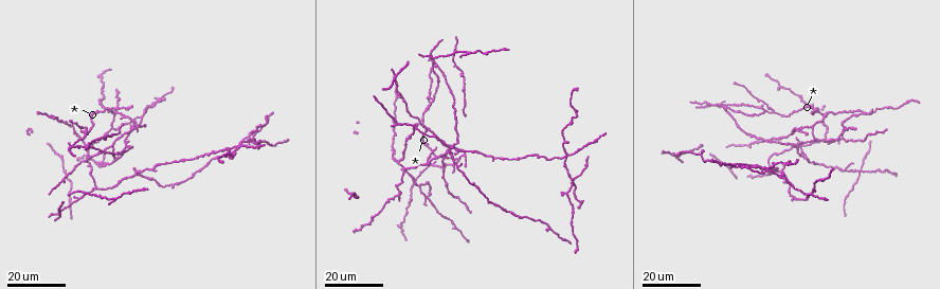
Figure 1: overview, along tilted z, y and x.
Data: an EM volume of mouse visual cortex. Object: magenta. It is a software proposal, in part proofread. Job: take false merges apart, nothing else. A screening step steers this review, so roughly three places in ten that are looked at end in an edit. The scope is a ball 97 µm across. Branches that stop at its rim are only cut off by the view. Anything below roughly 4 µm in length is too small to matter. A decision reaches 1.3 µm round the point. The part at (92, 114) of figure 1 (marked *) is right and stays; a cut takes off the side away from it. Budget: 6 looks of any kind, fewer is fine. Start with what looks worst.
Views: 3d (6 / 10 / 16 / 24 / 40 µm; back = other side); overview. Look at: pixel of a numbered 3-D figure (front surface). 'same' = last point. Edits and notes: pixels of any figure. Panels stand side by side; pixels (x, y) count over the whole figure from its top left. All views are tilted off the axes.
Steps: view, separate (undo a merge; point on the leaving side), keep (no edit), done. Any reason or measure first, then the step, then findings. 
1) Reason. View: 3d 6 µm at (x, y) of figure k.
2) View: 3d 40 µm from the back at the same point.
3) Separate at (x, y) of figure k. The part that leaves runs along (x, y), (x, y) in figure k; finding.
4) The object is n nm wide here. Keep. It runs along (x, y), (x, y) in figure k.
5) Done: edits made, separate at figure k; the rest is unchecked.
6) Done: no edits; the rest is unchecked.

Calibre changes. View: 3d 24 µm at (86, 128) of figure 1.

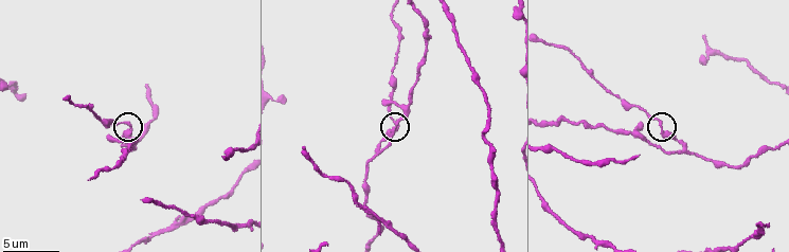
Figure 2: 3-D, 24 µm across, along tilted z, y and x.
View: 3d 10 µm at (132, 127) of figure 2.

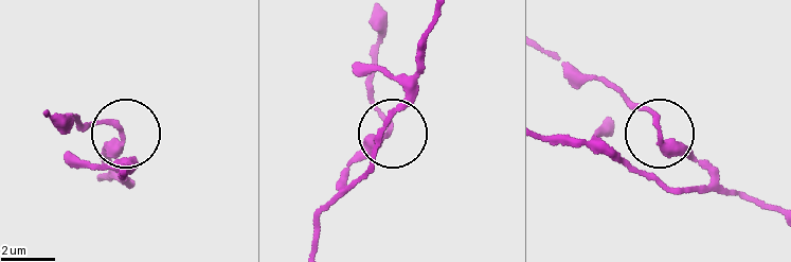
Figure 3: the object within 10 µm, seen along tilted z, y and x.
Keep. It runs along (775, 207), (734, 191), (669, 145), (648, 112), (629, 102) in figure 3; all the same cell.

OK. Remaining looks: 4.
View: 3d 24 µm at (64, 163) of figure 1.

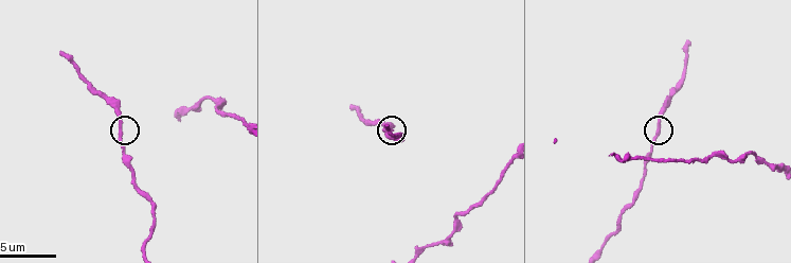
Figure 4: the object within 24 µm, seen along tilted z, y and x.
View: 3d 6 µm at (119, 125) of figure 4.

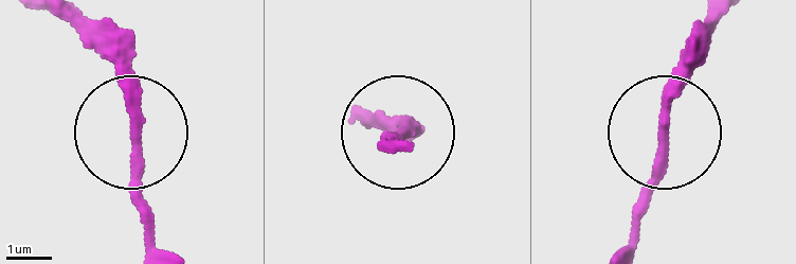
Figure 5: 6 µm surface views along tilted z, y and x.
The object is 220 nm wide here. Keep. One cell here.

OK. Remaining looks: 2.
A fork. View: 3d 24 µm at (450, 150) of figure 1.

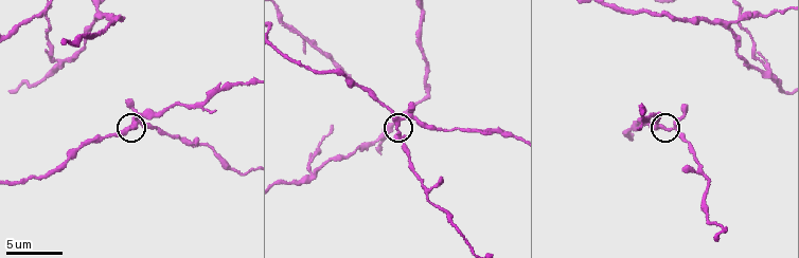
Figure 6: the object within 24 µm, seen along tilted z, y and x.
View: 3d 6 µm at (127, 127) of figure 6.

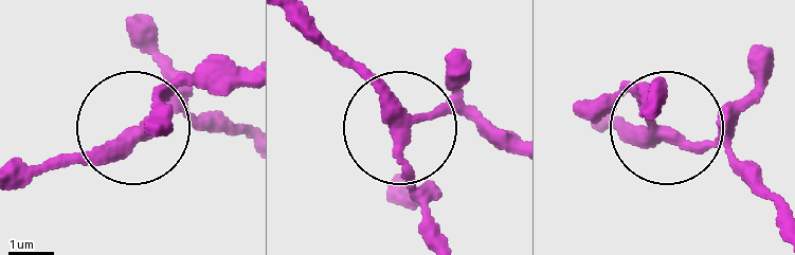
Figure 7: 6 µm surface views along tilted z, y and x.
The object is 250 nm wide here. Keep. It runs along (26, 181), (208, 112) in figure 7; continuous, no second cell.

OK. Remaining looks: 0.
Done: no edits; the rest is unchecked.

